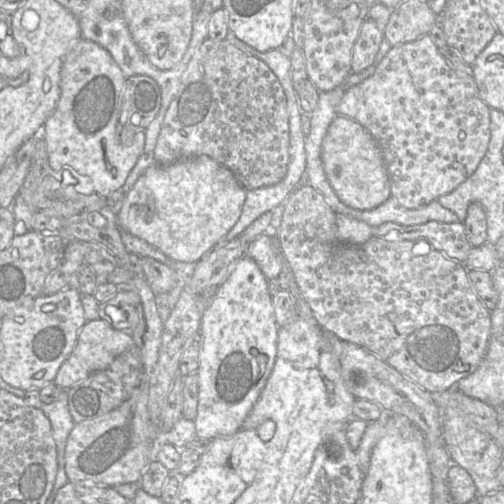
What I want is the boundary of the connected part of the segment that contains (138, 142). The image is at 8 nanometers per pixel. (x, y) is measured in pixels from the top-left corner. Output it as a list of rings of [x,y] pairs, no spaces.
[[[80,37],[74,41],[63,59],[60,71],[60,96],[54,111],[46,119],[41,132],[46,142],[47,161],[52,171],[70,171],[77,183],[76,191],[96,193],[102,197],[119,190],[143,152],[145,131],[139,131],[130,145],[123,145],[118,136],[122,92],[126,78],[111,54],[95,42]]]

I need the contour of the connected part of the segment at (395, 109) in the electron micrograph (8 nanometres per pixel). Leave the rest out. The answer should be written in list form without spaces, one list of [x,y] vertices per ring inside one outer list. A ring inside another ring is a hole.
[[[430,34],[401,45],[392,46],[377,66],[375,72],[363,82],[347,89],[337,107],[338,115],[354,119],[364,126],[379,145],[389,174],[391,196],[409,209],[418,208],[437,200],[441,195],[450,193],[477,169],[485,156],[490,141],[490,107],[481,99],[473,76],[458,74],[447,62],[440,50],[434,44]]]

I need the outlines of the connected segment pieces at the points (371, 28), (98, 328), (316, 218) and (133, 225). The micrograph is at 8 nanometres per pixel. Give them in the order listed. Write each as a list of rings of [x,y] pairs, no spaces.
[[[366,18],[360,27],[352,49],[352,73],[359,73],[374,62],[382,39],[383,33],[378,29],[376,23]]]
[[[100,318],[86,321],[78,333],[72,352],[59,368],[53,383],[63,388],[71,388],[94,372],[108,368],[118,355],[134,344],[131,332],[115,330]]]
[[[310,185],[299,186],[284,202],[277,238],[318,325],[372,352],[422,389],[429,393],[453,389],[484,358],[490,340],[491,312],[476,295],[465,265],[447,258],[425,240],[372,237],[362,245],[341,243],[337,238],[336,212]]]
[[[207,155],[188,157],[167,166],[154,164],[138,178],[115,209],[117,224],[174,261],[197,263],[236,224],[246,192],[230,169]]]

